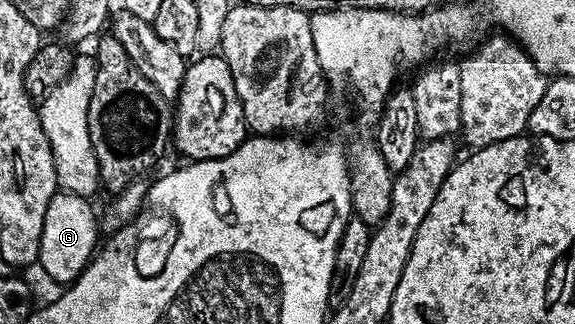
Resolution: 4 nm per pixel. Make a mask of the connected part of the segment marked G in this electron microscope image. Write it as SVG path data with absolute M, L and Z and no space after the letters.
M60 190L54 194L52 201L48 204L47 213L44 216L44 233L41 235L38 266L50 279L62 284L61 286L73 283L74 279L86 268L97 249L96 238L100 236L100 224L97 213L94 214L90 203L92 202L87 197Z

